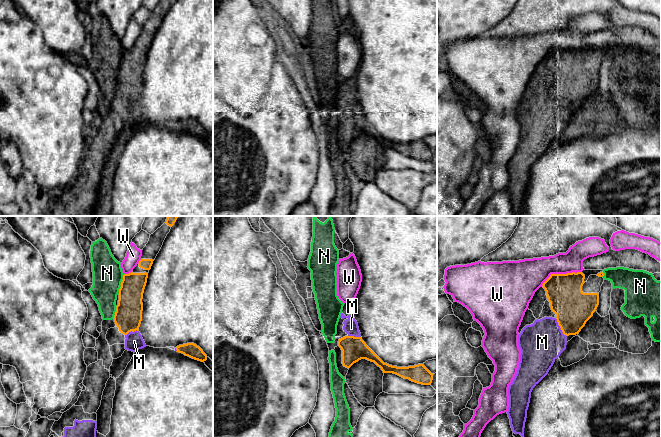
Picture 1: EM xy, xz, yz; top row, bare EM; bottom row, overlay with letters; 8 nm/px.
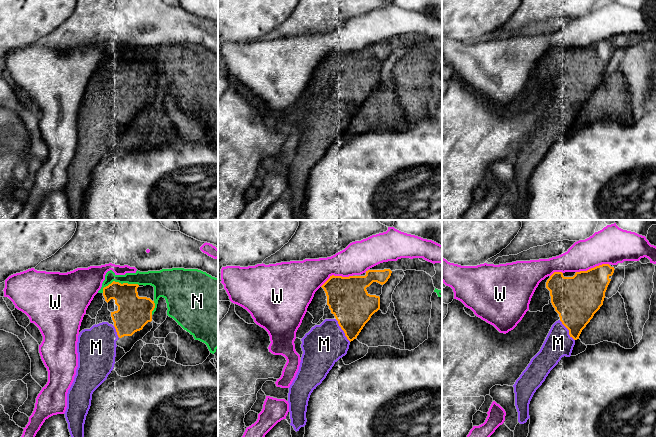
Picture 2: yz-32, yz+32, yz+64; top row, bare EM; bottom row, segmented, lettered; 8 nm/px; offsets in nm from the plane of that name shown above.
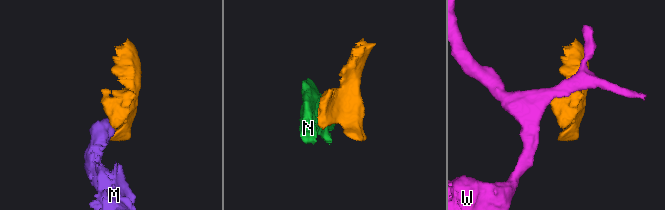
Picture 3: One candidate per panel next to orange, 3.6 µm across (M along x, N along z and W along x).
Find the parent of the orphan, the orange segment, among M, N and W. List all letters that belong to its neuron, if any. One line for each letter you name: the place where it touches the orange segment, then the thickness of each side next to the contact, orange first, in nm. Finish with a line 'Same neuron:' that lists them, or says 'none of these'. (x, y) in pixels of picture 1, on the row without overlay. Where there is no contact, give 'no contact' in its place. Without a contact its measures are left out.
M: contact yz (560, 103); calibres 300 and 340 nm
Same neuron: M

